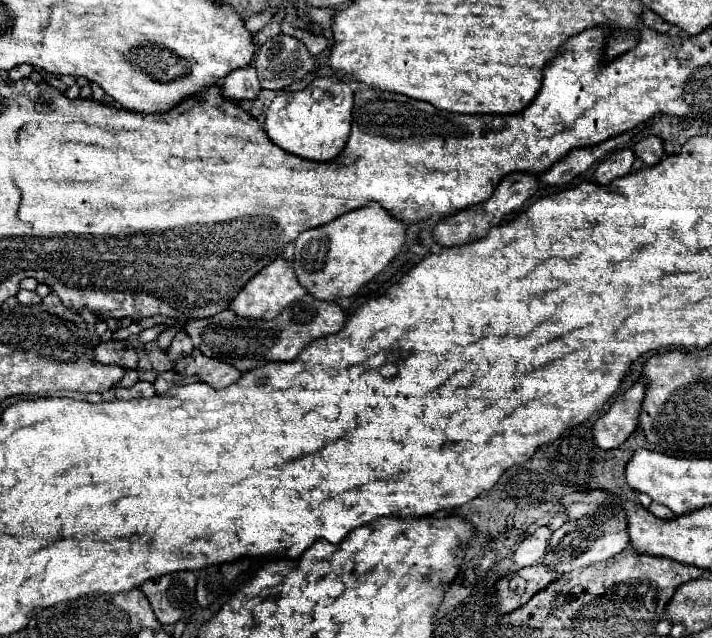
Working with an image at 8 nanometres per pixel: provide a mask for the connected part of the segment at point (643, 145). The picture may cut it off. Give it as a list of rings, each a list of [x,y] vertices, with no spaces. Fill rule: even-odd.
[[[647,136],[643,140],[639,140],[635,146],[633,146],[633,152],[639,160],[643,160],[643,164],[647,166],[653,166],[657,164],[661,158],[663,158],[663,142],[661,138],[657,136]]]

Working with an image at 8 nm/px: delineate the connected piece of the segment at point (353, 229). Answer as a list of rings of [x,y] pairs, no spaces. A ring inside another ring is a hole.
[[[371,204],[329,224],[301,232],[295,240],[295,274],[299,284],[319,300],[339,300],[353,296],[363,284],[379,274],[405,244],[407,226],[385,212],[379,204]]]

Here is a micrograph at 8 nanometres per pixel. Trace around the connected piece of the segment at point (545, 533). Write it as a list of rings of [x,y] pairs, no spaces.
[[[543,526],[543,528],[537,528],[535,534],[531,534],[529,538],[525,538],[519,548],[515,550],[513,554],[513,562],[517,568],[523,568],[523,566],[533,566],[533,564],[539,564],[541,562],[541,556],[545,556],[547,548],[549,548],[549,540],[553,536],[553,530]]]

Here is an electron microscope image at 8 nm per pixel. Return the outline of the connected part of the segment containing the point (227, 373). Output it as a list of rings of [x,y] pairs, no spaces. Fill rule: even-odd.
[[[193,350],[191,354],[179,358],[173,364],[173,372],[183,374],[183,376],[197,376],[199,382],[211,384],[211,388],[227,388],[233,382],[241,378],[241,372],[235,370],[231,364],[223,364],[221,360],[207,358],[199,350]]]

